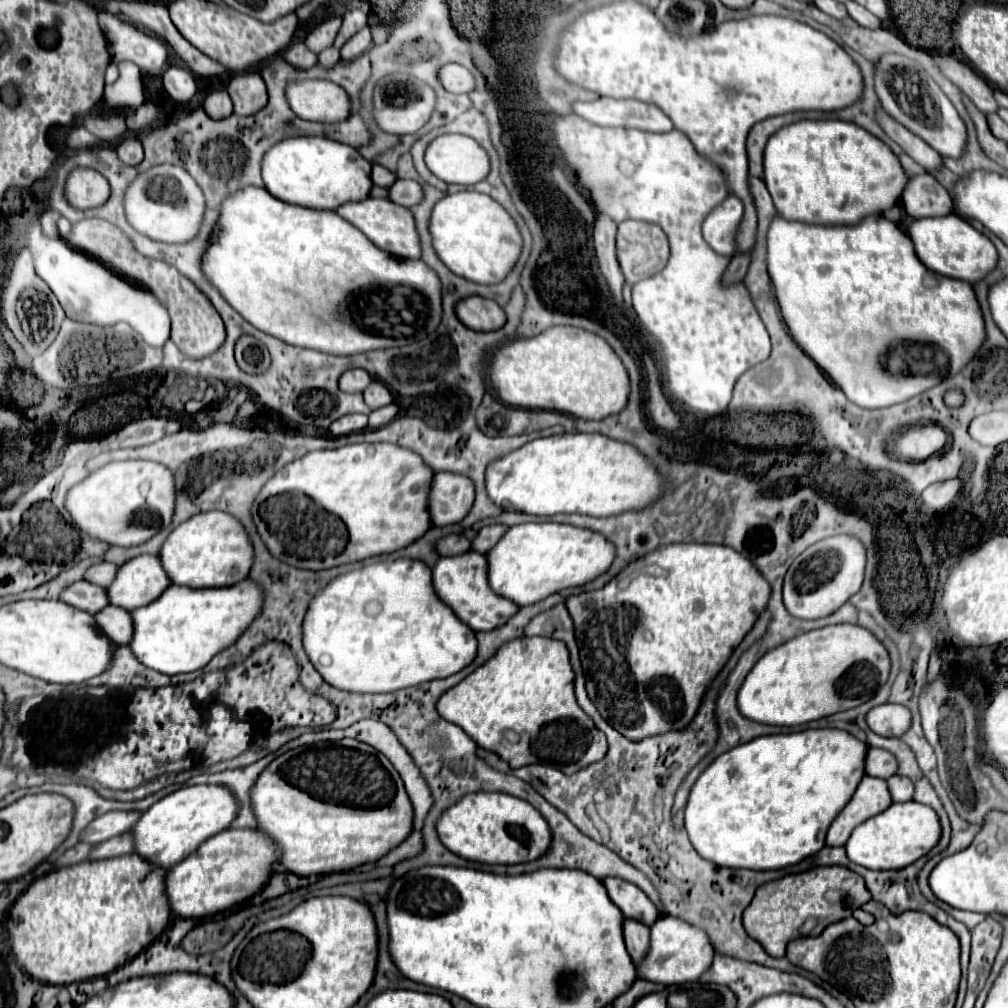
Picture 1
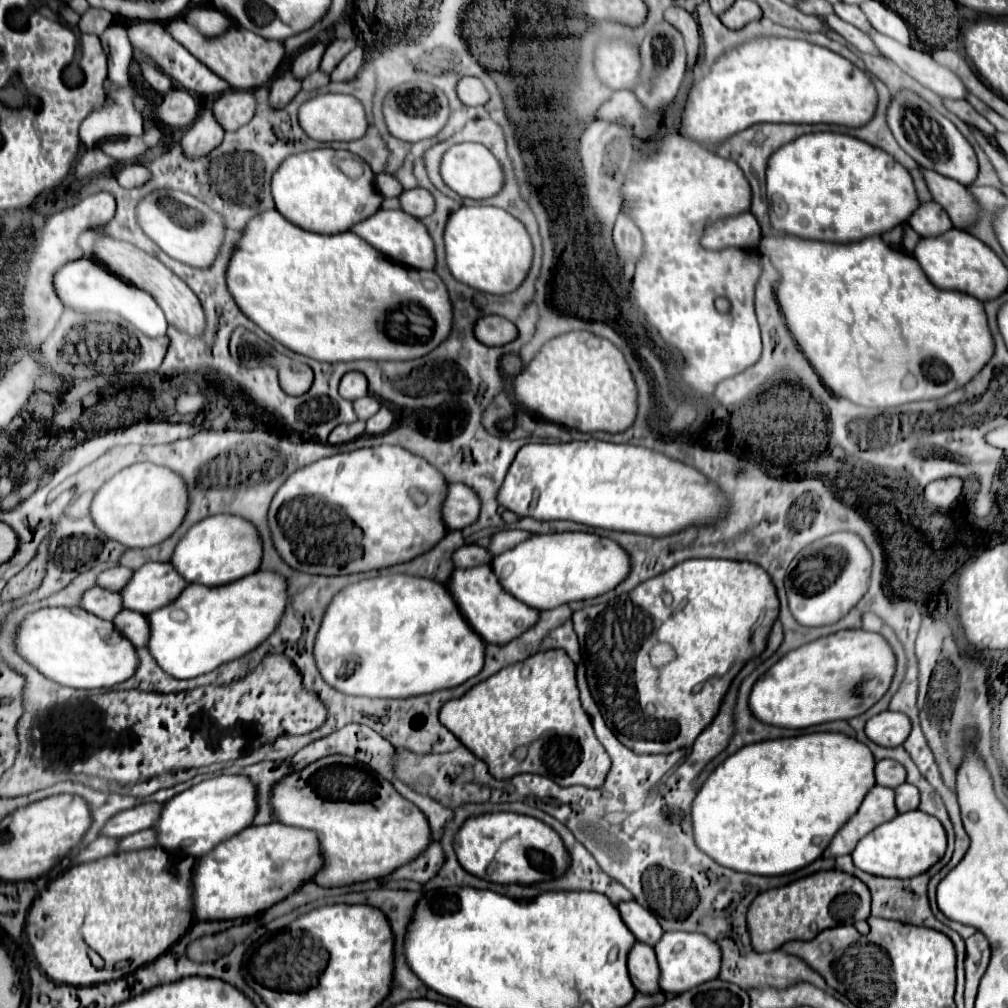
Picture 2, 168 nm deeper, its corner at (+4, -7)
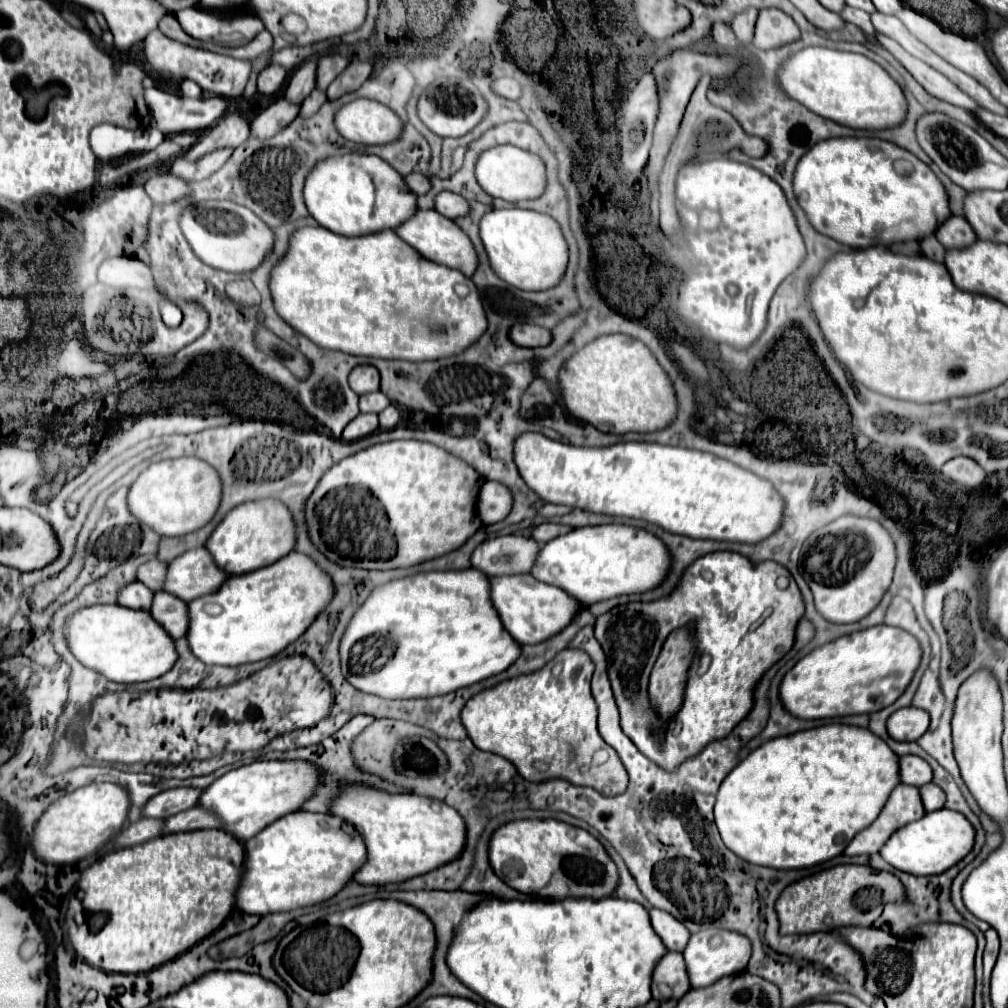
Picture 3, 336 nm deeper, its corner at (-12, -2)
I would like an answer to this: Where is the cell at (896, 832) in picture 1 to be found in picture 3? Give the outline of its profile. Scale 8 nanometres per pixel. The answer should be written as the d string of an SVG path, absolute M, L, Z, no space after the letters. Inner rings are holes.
M942 808L936 812L928 812L924 818L900 828L884 844L880 854L896 870L904 870L916 876L932 876L932 874L946 872L954 864L958 864L972 850L974 840L976 840L976 830L968 822L968 818L960 812Z

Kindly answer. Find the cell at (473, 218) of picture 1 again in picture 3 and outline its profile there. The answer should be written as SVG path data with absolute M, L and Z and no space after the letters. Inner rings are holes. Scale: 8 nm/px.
M522 208L490 210L480 220L480 238L494 272L514 288L540 292L554 288L564 278L568 268L568 244L560 224L548 214Z

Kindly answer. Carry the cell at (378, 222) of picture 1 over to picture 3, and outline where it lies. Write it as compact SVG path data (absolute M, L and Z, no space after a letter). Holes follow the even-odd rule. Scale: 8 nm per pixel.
M418 210L408 222L404 222L400 228L396 228L396 234L408 242L412 248L416 248L424 258L460 270L464 276L472 276L472 272L476 272L476 264L478 264L478 256L474 250L474 244L468 240L468 234L464 230L458 228L458 224L450 218L444 218L440 212L436 210Z

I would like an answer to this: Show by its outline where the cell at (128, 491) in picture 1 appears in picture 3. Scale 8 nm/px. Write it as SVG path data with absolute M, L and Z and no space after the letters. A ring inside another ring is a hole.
M174 458L150 464L128 492L128 506L132 514L154 528L160 536L182 536L206 526L222 498L222 484L218 472L200 458Z

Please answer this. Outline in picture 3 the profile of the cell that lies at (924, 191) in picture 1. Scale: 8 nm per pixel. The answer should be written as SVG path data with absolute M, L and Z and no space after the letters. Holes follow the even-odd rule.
M950 216L936 232L938 242L946 248L946 250L960 250L960 248L968 248L970 244L974 244L978 238L972 230L972 226L960 218L960 216Z

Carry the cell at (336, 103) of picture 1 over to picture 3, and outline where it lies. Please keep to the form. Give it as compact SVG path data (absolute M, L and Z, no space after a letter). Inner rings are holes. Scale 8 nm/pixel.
M358 98L342 106L334 122L338 132L346 140L366 146L396 142L400 140L404 130L404 122L398 118L396 112L376 100L366 98Z

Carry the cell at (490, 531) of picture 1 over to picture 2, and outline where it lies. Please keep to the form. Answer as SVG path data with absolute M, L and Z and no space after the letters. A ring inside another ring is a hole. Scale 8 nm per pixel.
M510 529L498 531L498 533L492 535L490 545L488 545L488 551L490 551L492 555L504 553L504 551L512 549L514 545L518 545L520 541L524 541L524 539L528 539L528 537L530 537L528 531L510 531Z

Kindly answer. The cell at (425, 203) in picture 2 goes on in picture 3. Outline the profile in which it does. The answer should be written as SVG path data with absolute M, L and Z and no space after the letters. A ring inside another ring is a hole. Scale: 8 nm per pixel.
M440 192L436 196L436 210L446 216L446 218L460 218L460 216L466 216L468 214L468 200L462 198L460 194L454 194L454 192Z

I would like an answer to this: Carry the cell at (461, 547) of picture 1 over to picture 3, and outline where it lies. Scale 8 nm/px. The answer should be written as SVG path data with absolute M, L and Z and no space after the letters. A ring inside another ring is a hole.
M498 536L482 542L472 552L472 566L482 570L486 576L516 576L528 574L540 546L536 540L524 536Z

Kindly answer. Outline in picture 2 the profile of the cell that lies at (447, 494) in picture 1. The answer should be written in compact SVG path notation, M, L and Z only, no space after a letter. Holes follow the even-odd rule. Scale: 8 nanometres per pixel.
M448 483L446 499L442 505L442 517L448 531L464 529L466 525L474 523L480 513L480 499L468 487L460 483Z

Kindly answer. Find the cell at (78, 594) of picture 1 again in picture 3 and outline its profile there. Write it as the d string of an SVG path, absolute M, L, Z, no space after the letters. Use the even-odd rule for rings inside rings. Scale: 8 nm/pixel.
M132 582L120 590L118 604L128 606L132 610L150 610L152 598L154 598L154 592L150 588L146 588L140 582Z

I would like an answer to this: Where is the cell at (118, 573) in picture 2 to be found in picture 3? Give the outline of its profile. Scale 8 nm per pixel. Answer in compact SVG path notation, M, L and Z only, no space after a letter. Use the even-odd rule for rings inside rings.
M150 560L138 568L138 580L142 584L146 584L150 590L160 592L164 586L166 570L168 570L168 564L164 564L160 560Z

